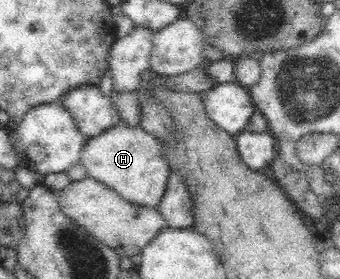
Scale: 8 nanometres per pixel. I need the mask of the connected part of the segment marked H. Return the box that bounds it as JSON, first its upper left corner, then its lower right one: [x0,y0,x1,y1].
[79,121,170,208]

